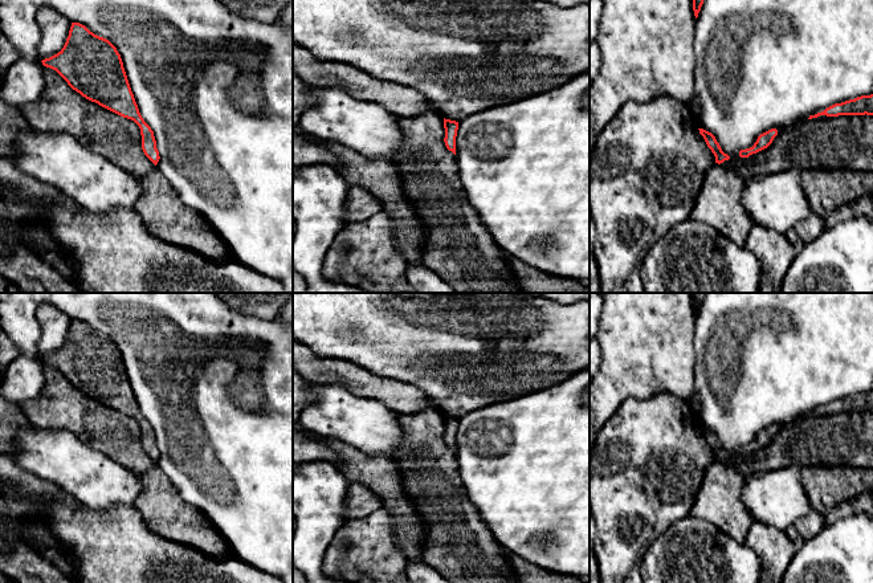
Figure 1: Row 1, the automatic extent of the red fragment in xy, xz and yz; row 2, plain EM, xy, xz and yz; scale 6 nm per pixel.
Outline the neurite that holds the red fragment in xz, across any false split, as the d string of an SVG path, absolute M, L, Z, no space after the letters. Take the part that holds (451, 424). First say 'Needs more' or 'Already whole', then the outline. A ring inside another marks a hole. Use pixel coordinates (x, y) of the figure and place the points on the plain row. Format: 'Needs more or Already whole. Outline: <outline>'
Already whole. Outline: M444 415L444 425L445 425L445 443L449 448L452 448L456 452L456 433L458 427L458 419L445 416Z

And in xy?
Already whole. Outline: M72 319L69 333L64 344L54 352L41 358L44 363L56 367L68 382L86 396L99 403L134 417L142 432L142 447L144 452L156 462L160 453L156 445L154 428L142 415L134 391L131 388L121 351L106 335L90 329L79 319Z

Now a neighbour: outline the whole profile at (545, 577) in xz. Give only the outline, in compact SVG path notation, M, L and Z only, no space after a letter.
M542 571L540 574L521 575L519 583L588 583L588 582L571 575Z

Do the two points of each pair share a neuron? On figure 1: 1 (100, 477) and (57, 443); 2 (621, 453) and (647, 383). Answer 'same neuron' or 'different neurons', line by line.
1: same neuron
2: different neurons

